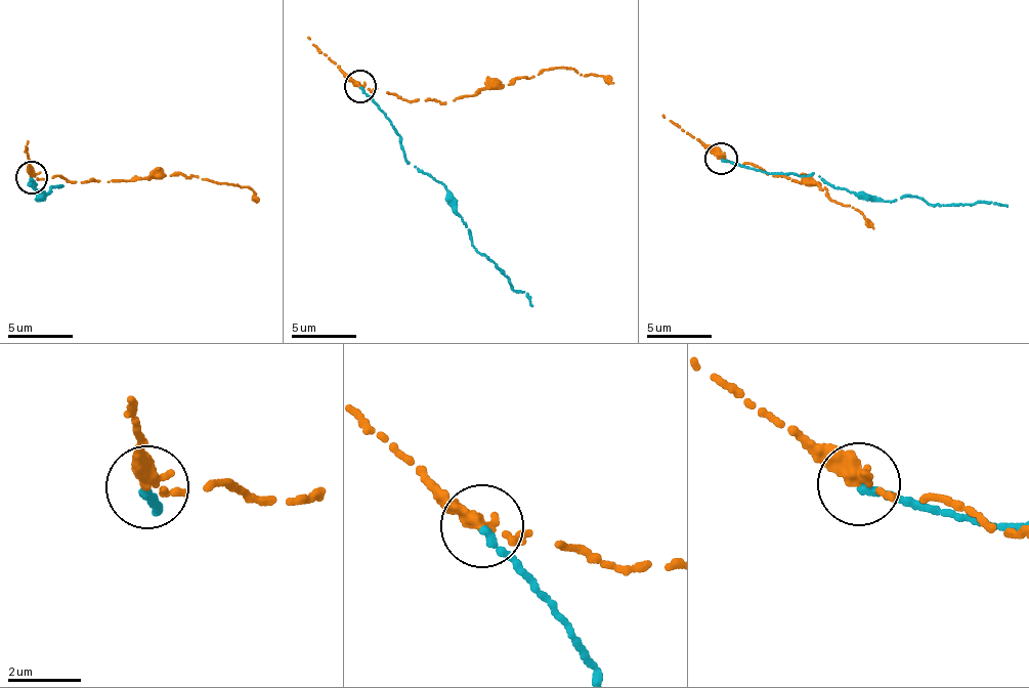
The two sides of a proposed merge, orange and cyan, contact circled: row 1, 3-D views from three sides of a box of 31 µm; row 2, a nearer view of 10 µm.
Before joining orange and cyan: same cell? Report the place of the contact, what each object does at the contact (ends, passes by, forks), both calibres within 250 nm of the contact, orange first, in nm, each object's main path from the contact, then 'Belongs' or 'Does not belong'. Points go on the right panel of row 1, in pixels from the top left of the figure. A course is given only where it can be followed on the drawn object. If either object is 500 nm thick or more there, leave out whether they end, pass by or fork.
Place: (721, 159). At the ring orange passes by. At the ring cyan ends. Thickness 320 nm (orange) against 240 nm. Course of orange: (722, 159), (753, 163), (794, 181), (828, 188), (826, 197), (858, 211), (874, 228). Course of cyan: (722, 159), (766, 172), (812, 172), (848, 192), (873, 195), (887, 202), (915, 195), (930, 205), (1006, 208). Does not belong

